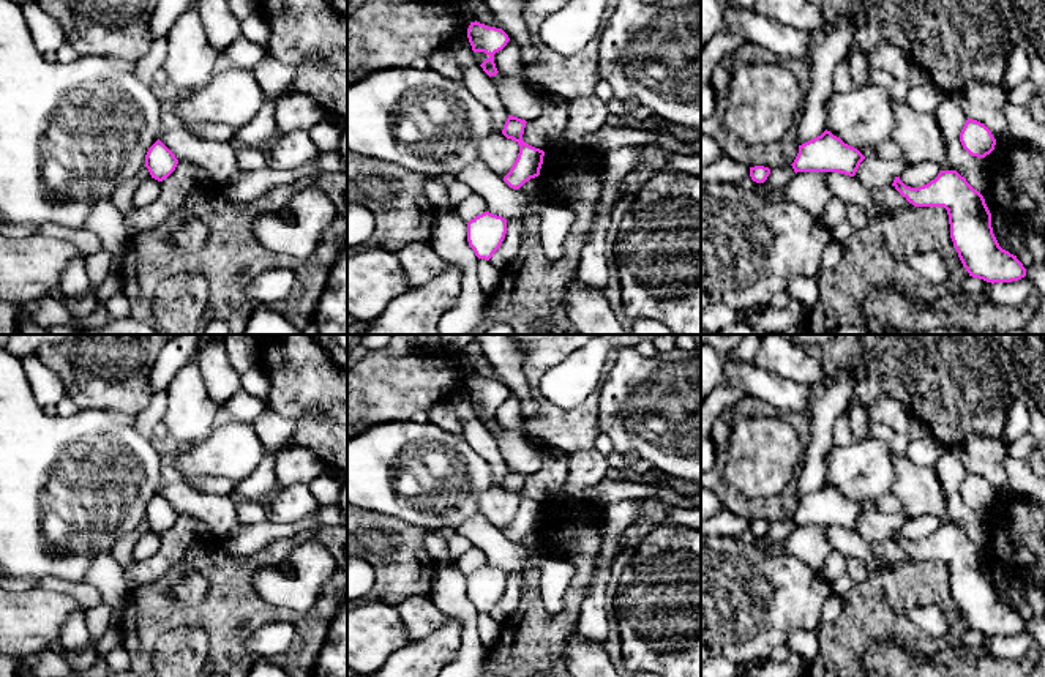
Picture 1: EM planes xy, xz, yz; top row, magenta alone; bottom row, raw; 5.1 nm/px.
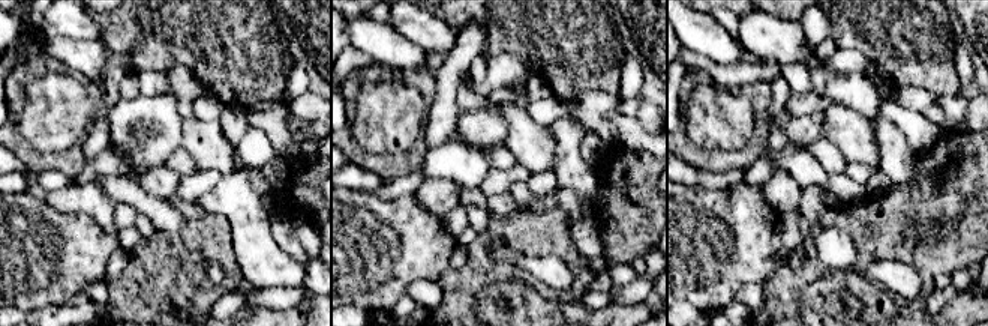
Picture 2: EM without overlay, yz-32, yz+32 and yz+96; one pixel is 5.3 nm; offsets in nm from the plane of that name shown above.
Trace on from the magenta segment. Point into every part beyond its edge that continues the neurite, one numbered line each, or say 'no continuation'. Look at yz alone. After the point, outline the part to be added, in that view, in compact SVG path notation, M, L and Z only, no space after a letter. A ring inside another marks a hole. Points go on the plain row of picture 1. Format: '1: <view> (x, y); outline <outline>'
no continuation

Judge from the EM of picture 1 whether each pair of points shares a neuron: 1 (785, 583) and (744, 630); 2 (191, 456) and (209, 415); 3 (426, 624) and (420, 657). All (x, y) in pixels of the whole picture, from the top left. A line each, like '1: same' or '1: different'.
1: same
2: different
3: different

